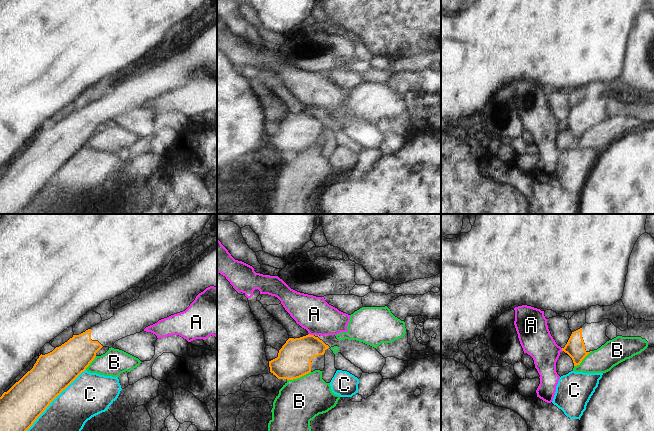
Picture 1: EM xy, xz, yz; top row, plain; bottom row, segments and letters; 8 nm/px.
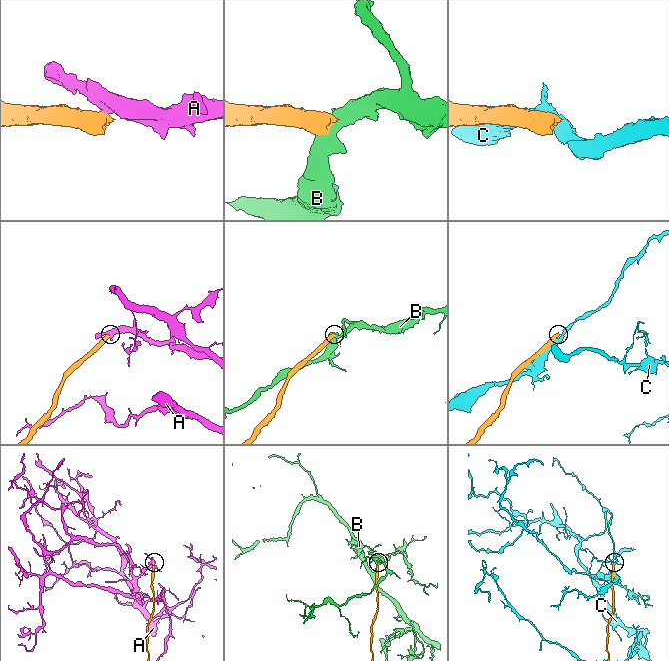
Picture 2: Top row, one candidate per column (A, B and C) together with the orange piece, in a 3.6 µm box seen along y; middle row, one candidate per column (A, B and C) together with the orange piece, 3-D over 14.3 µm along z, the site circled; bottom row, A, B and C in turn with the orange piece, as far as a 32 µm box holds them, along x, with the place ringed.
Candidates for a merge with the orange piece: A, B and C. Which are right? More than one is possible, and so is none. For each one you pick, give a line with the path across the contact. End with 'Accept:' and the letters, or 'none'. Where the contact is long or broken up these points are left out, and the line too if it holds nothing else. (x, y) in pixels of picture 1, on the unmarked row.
Accept: none

